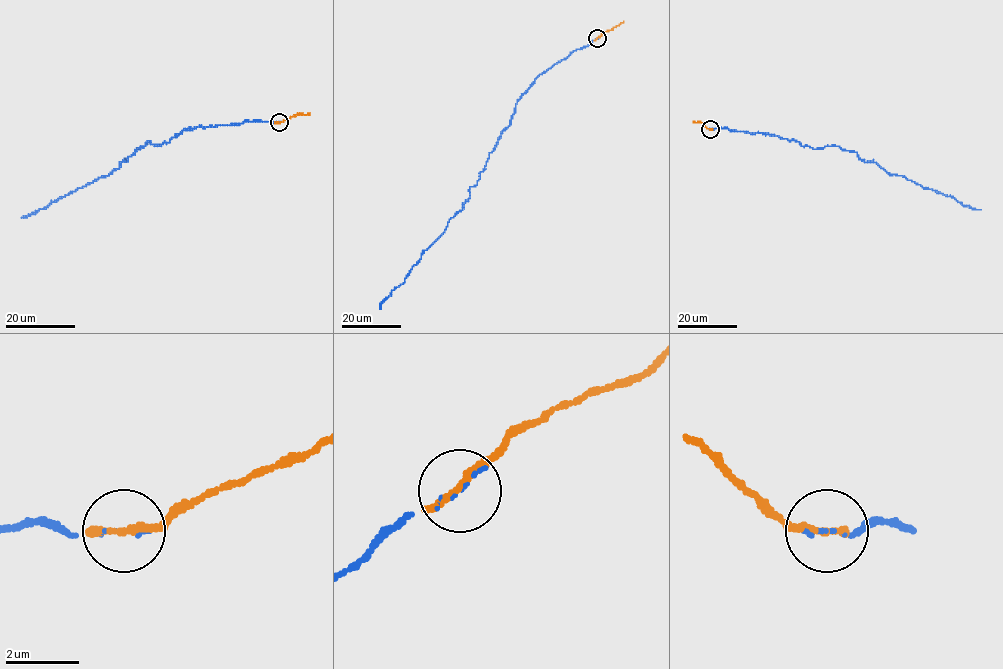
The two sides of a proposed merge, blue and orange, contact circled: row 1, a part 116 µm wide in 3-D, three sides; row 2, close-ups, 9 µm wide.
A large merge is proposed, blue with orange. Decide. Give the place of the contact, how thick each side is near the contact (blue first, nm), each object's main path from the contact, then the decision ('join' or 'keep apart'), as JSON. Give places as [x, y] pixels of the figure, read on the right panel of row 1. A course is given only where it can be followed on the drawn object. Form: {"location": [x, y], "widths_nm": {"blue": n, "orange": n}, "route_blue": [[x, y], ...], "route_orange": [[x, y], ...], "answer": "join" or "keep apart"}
{"location": [710, 129], "widths_nm": {"blue": 80, "orange": 240}, "route_blue": [[710, 129], [761, 132], [813, 149], [837, 146], [855, 151], [861, 160], [874, 162], [888, 173], [981, 209]], "route_orange": [[710, 129], [699, 121], [693, 122]], "answer": "join"}

